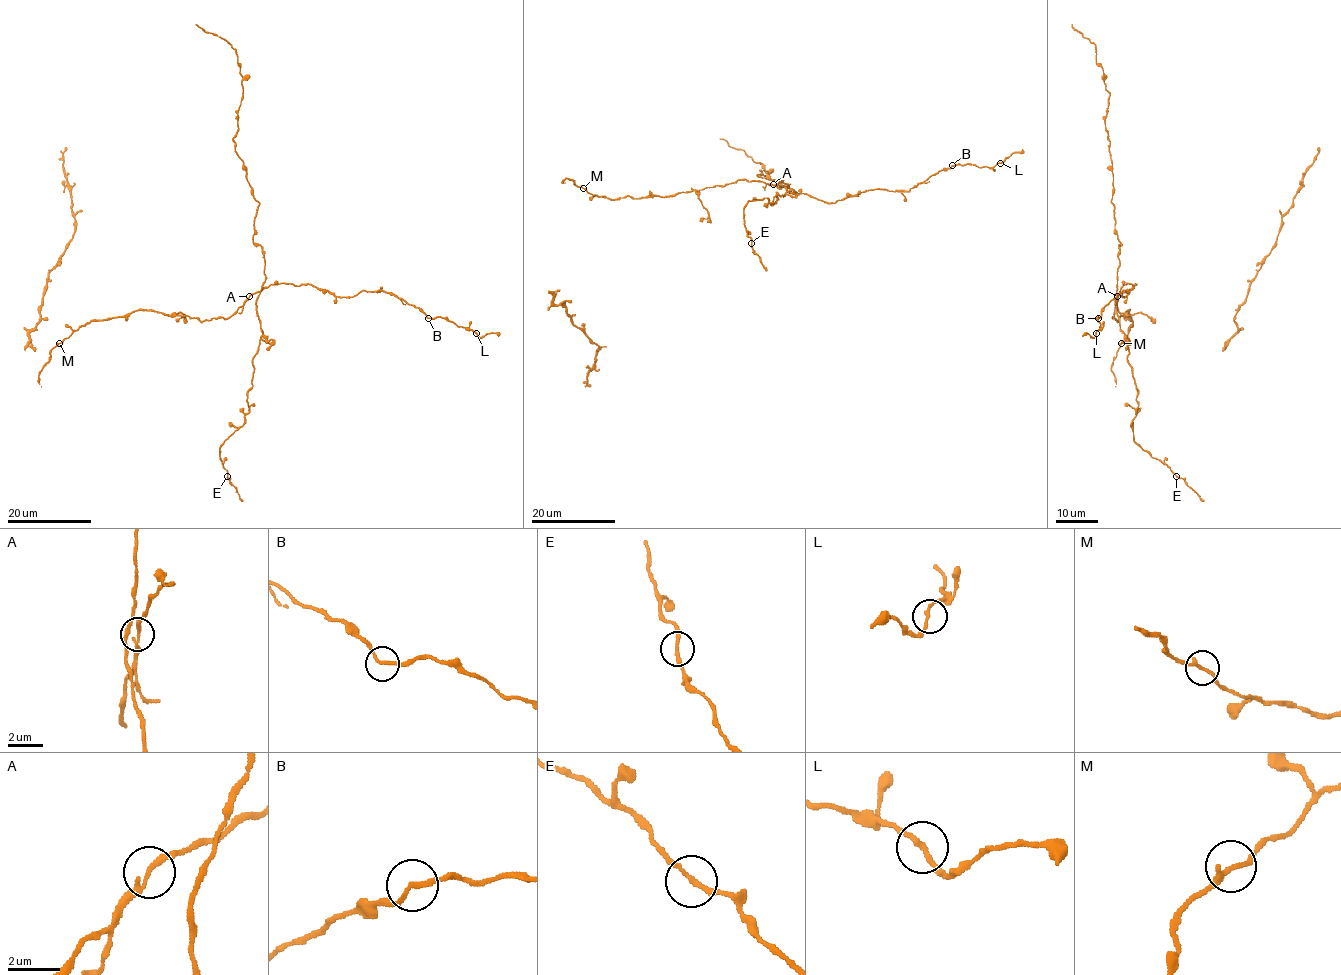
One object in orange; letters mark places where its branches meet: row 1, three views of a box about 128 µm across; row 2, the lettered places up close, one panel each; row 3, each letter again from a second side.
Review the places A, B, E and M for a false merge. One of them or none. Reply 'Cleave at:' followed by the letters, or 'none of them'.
Cleave at: none of them

